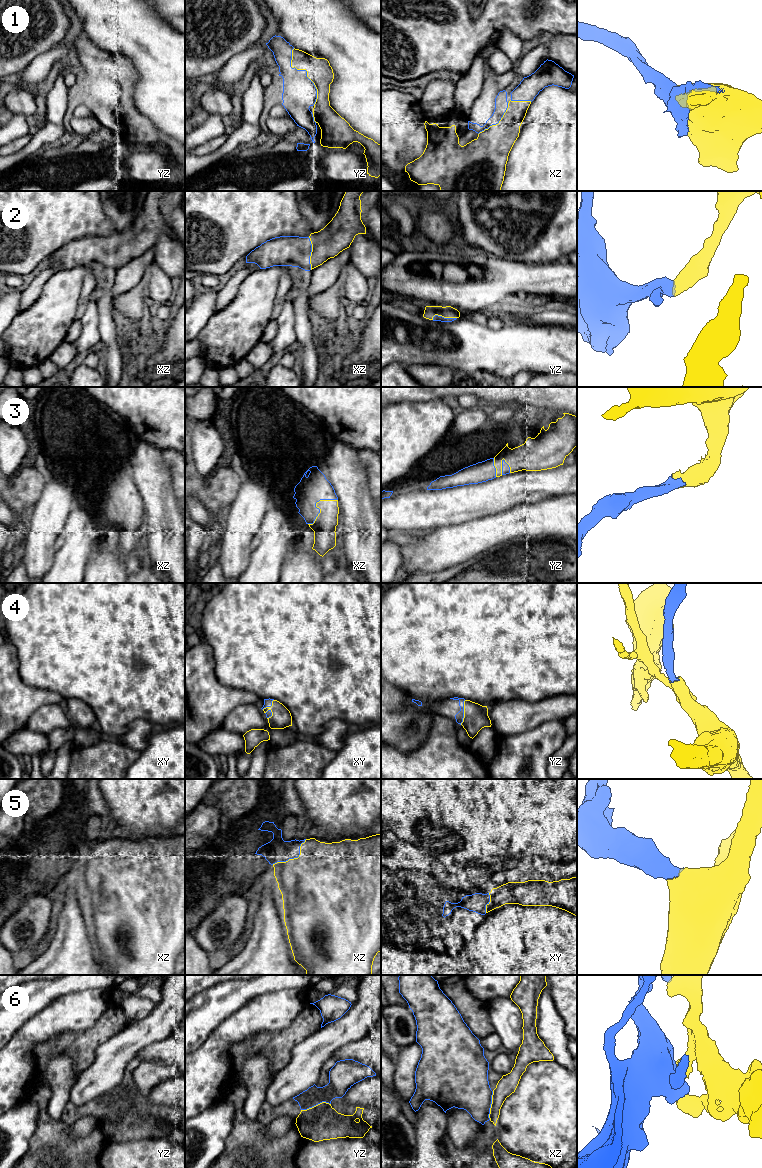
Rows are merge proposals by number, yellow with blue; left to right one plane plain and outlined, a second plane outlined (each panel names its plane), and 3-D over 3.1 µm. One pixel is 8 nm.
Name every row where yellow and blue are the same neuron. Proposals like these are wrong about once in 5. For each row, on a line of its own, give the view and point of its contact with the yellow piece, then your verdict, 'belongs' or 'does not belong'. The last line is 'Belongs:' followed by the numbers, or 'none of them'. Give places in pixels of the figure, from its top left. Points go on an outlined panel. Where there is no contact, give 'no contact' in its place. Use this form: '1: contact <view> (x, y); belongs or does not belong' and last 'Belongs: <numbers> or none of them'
1: contact yz (306, 70); belongs
2: contact xz (311, 253); belongs
3: contact xz (316, 505); belongs
4: contact yz (464, 712); belongs
5: contact xz (294, 858); belongs
6: contact yz (316, 1105); does not belong
Belongs: 1, 2, 3, 4, 5

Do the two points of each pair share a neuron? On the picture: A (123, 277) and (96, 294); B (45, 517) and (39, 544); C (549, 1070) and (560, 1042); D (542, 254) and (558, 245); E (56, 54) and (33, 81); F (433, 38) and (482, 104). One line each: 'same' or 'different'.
A: same
B: same
C: different
D: same
E: same
F: different

